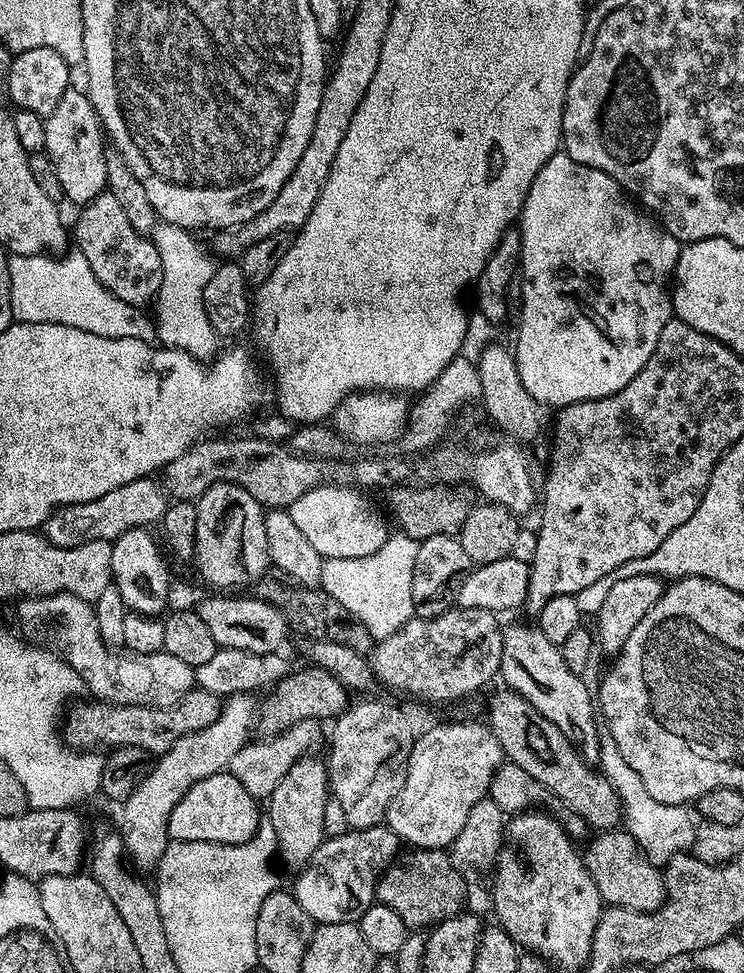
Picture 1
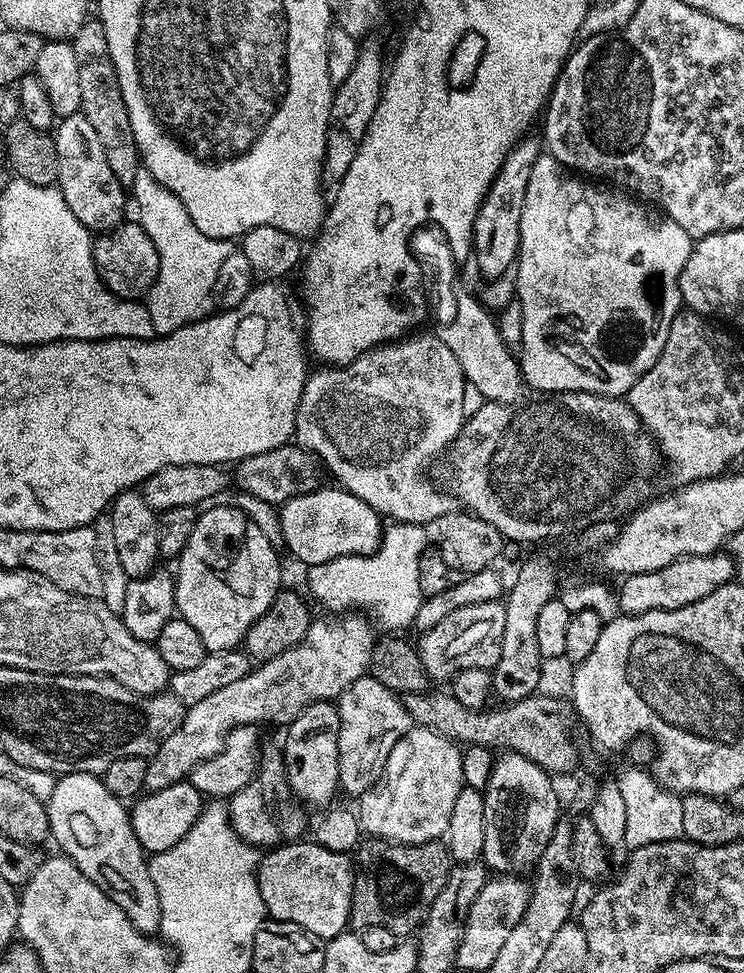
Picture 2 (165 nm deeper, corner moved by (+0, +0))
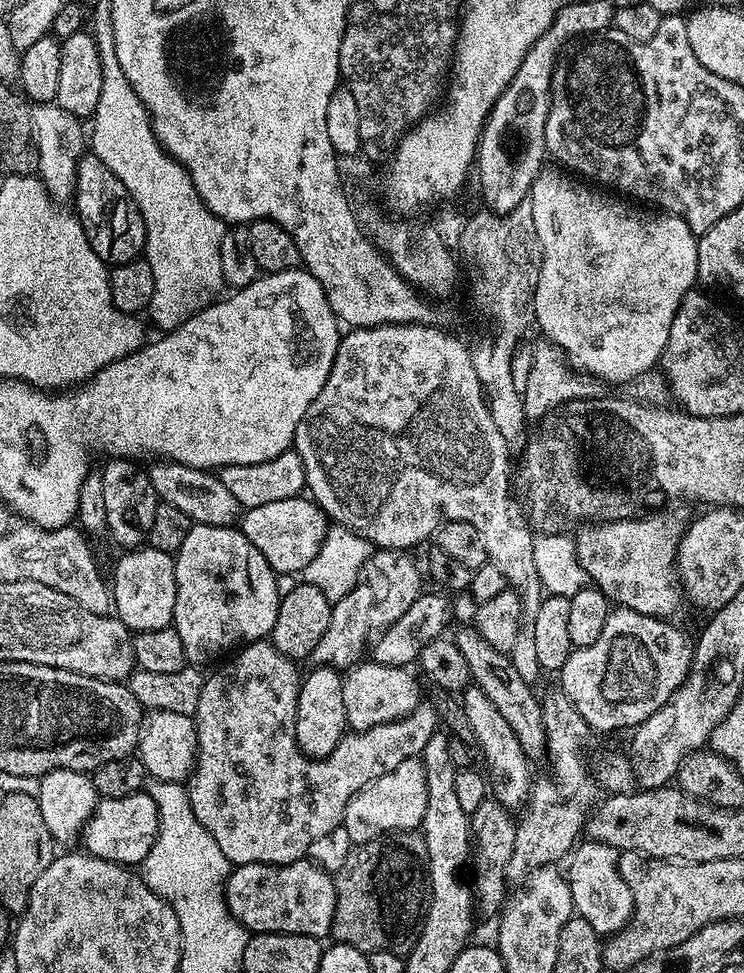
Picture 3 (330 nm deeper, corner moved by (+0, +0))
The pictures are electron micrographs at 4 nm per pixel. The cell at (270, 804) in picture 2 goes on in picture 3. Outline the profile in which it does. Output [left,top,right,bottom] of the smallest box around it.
[186,639,438,865]

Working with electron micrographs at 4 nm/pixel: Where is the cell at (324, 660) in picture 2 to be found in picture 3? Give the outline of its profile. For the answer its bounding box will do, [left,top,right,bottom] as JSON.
[310,548,422,670]

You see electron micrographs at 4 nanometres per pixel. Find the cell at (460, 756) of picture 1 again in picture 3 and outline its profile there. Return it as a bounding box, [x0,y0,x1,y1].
[343,759,426,845]

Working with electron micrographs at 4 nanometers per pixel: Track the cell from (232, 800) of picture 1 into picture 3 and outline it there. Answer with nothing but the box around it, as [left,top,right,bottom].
[82,790,159,866]

